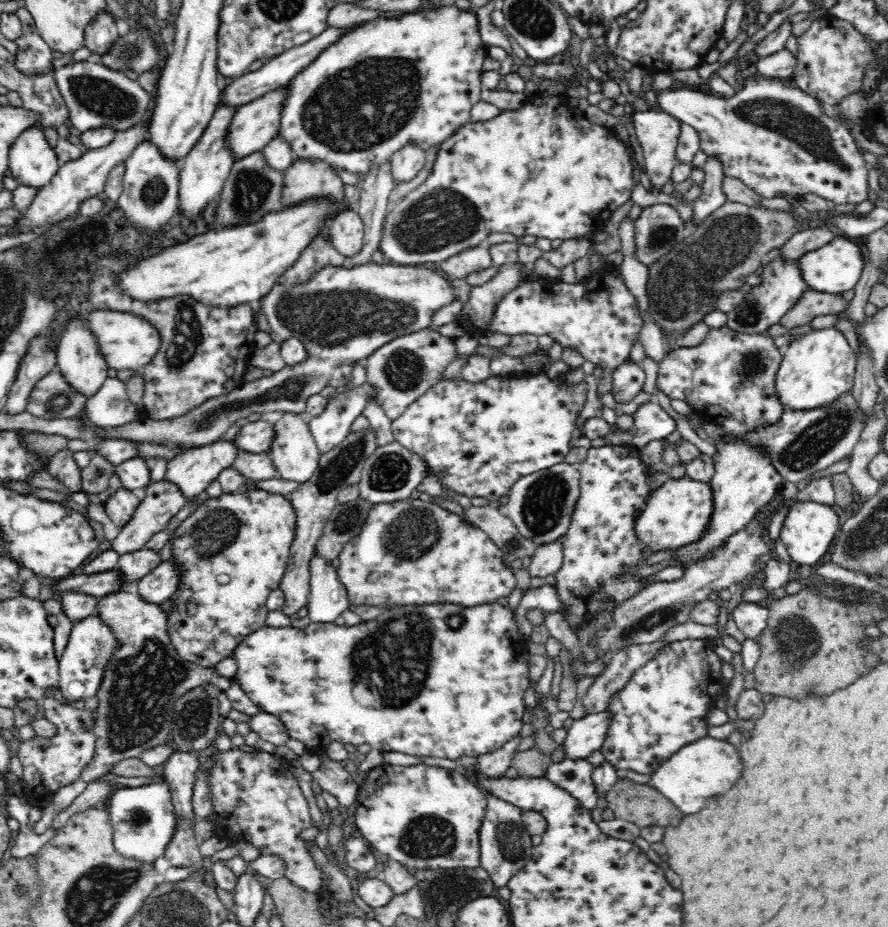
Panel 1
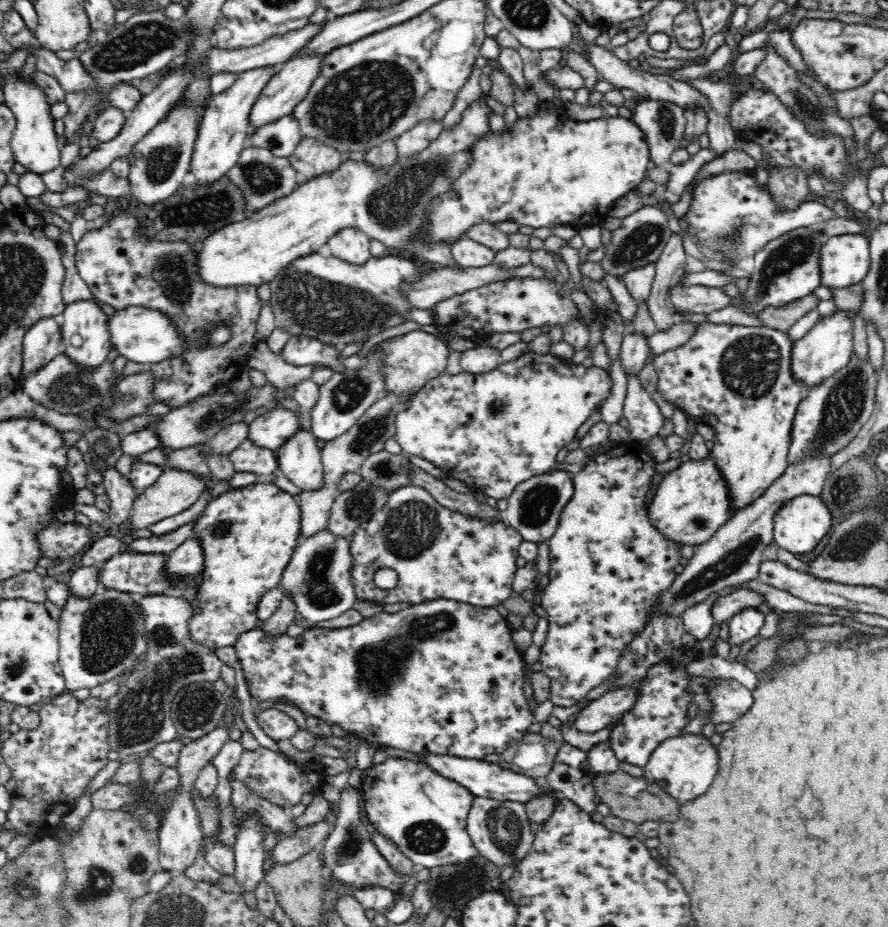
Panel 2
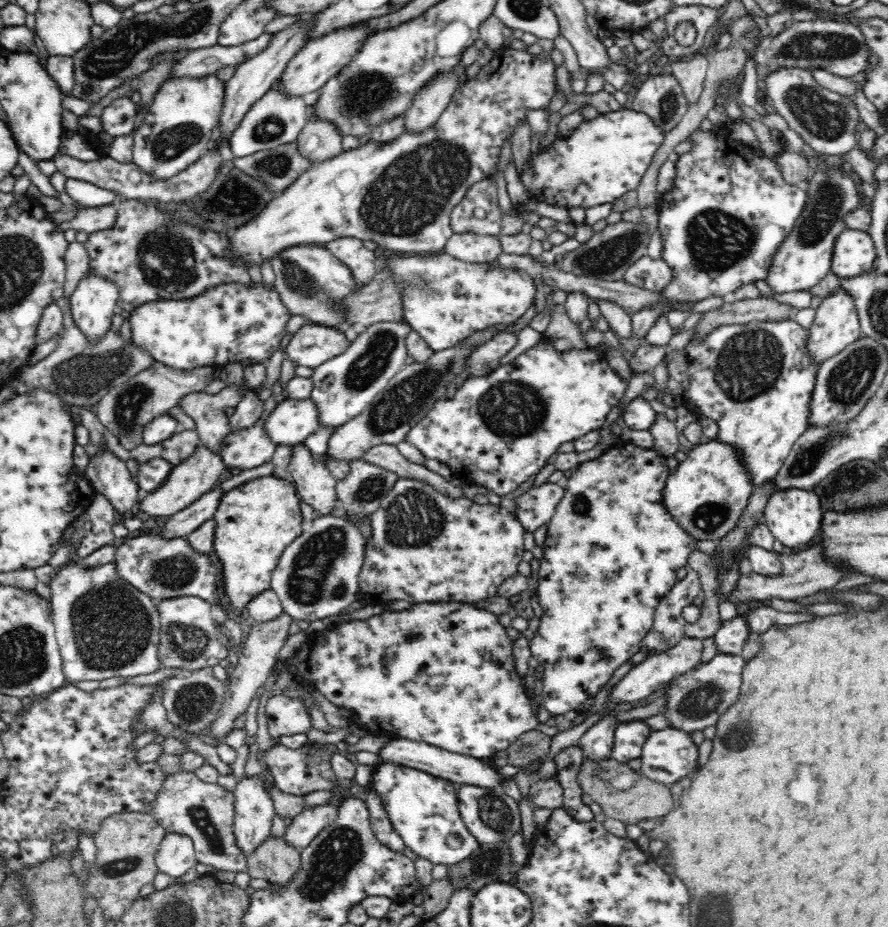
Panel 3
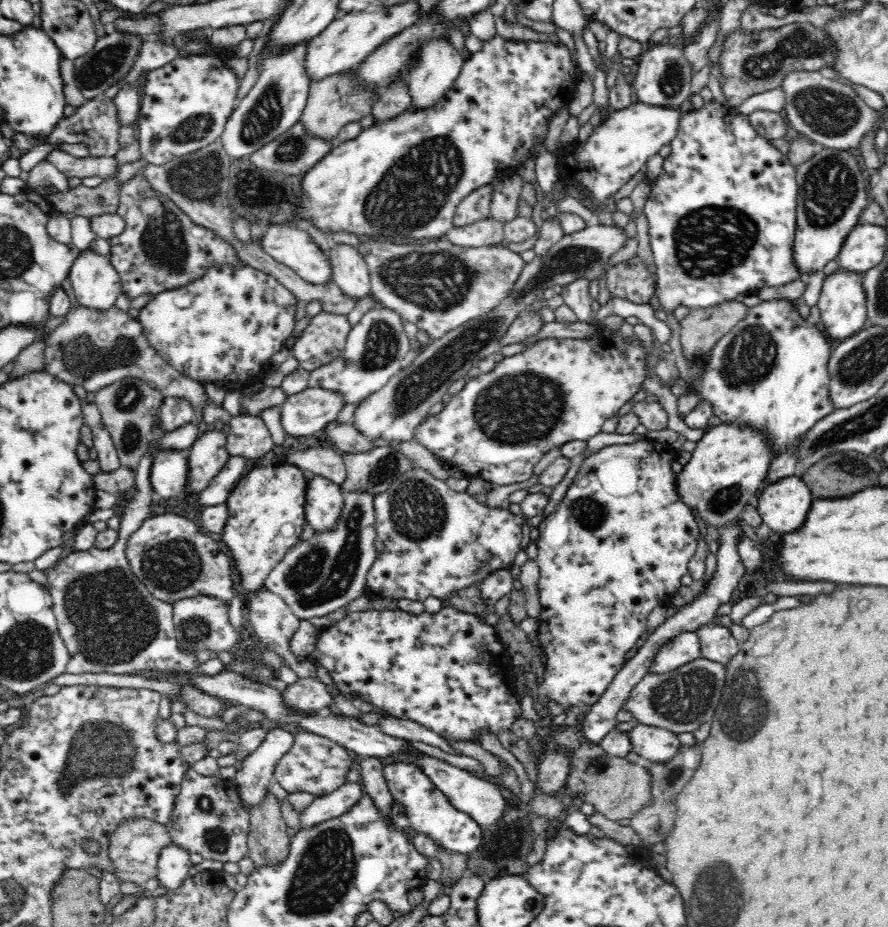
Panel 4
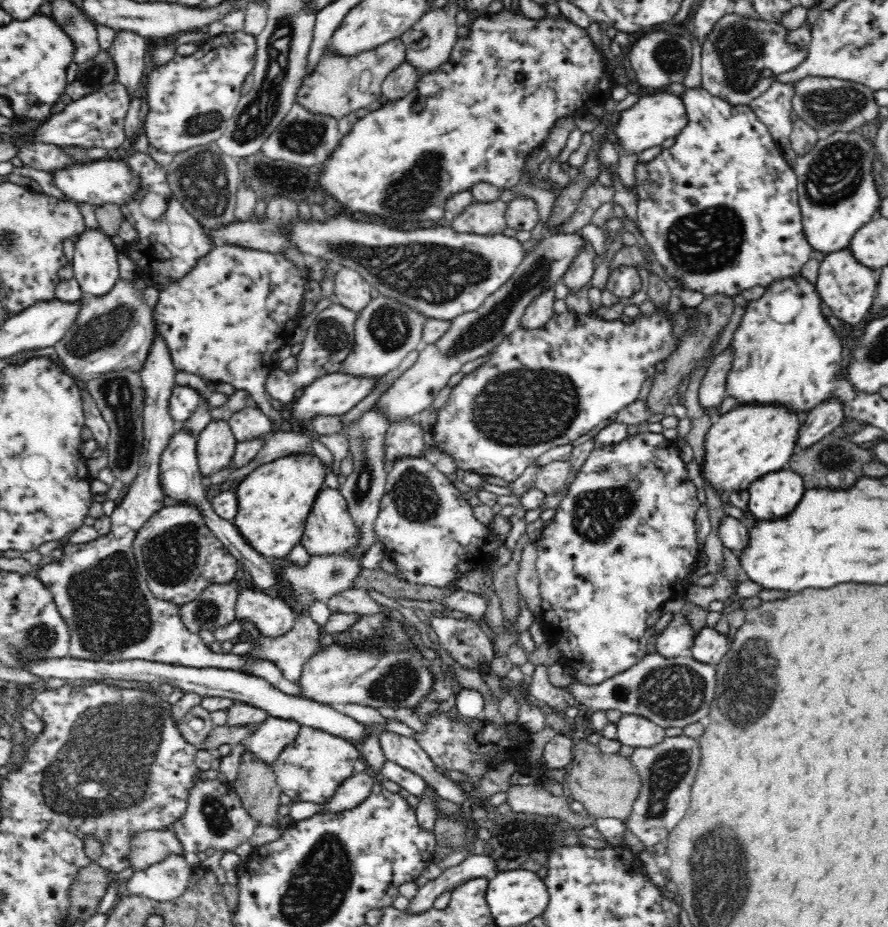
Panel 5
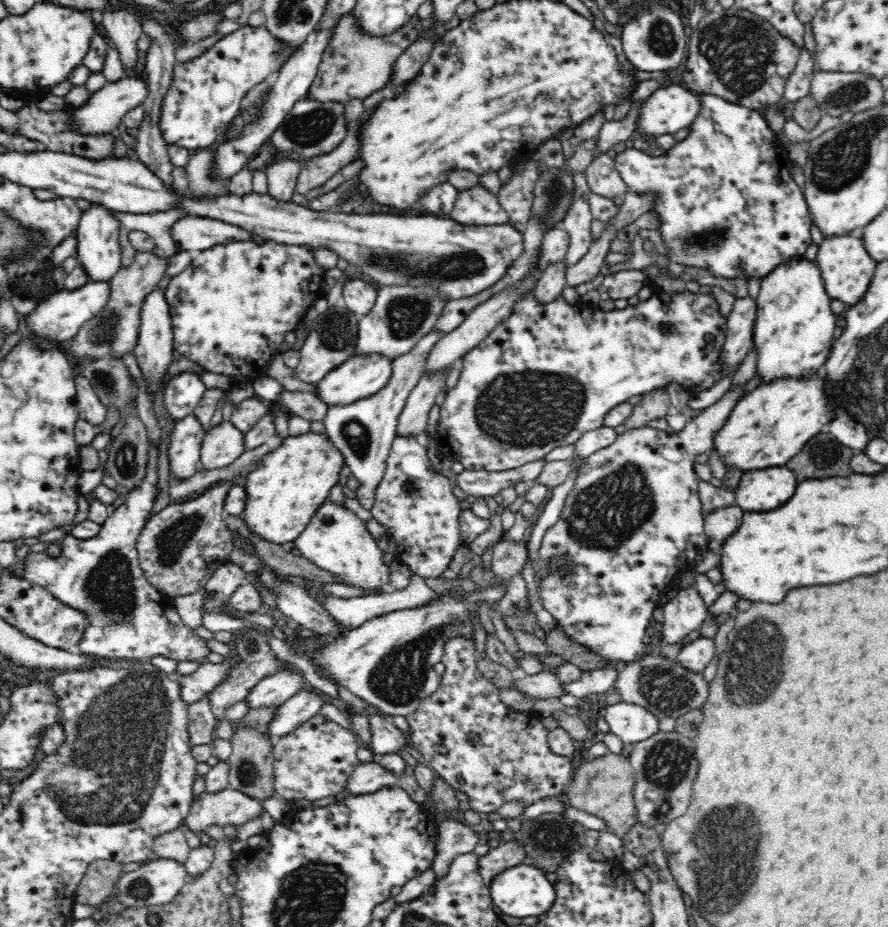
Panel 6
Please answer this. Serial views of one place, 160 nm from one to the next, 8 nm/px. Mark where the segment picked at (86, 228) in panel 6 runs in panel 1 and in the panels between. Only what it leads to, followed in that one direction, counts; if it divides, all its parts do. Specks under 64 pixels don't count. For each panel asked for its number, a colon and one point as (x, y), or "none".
1: (79, 360)
2: (84, 332)
3: (92, 305)
4: (96, 284)
5: (95, 262)

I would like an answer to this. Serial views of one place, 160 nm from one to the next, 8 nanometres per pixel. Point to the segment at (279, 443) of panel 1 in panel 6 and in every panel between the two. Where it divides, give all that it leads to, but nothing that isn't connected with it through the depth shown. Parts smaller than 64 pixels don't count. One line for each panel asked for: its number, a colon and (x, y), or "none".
2: (299, 459)
3: (314, 483)
4: (324, 502)
5: (329, 529)
6: (336, 539)

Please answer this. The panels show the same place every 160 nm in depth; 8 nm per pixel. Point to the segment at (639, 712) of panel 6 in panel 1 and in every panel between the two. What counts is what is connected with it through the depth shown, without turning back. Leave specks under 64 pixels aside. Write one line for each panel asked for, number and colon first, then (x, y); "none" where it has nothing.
1: (703, 770)
2: (684, 766)
3: (669, 756)
4: (654, 745)
5: (634, 731)

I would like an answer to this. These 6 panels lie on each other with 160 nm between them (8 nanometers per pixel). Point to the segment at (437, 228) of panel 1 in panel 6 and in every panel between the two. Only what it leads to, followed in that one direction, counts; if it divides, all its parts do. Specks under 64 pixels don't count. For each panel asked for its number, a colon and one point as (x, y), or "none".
2: (546, 170)
3: (603, 158)
4: (621, 144)
5: (654, 117)
6: (670, 107)

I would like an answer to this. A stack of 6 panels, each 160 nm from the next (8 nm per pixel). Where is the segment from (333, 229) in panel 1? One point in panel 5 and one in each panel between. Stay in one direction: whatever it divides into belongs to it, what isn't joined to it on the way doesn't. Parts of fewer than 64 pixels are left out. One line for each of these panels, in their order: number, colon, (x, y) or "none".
2: (351, 245)
3: (351, 251)
4: (351, 274)
5: (352, 290)

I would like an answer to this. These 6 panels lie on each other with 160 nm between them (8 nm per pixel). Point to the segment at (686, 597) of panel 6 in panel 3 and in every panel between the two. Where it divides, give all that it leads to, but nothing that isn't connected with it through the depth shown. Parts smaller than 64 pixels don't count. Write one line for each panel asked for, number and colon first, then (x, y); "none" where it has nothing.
3: (643, 679)
4: (683, 648)
5: (676, 639)

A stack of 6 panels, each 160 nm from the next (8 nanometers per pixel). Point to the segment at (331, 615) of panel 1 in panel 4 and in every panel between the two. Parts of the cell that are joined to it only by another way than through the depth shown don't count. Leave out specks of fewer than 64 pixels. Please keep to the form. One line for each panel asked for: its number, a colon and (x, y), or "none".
2: (318, 577)
3: (317, 576)
4: (318, 575)

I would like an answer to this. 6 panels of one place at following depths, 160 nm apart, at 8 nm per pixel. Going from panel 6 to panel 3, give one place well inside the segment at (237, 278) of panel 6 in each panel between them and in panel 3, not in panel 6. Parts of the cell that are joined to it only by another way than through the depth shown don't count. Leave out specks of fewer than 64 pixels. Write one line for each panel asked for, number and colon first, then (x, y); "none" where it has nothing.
3: (233, 323)
4: (226, 326)
5: (223, 321)

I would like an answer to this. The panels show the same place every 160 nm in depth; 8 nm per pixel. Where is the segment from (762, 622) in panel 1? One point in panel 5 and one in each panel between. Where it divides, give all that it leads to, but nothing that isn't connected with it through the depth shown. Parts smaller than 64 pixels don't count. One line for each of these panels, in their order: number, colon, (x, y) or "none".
2: (745, 625)
3: (730, 638)
4: (717, 643)
5: (710, 646)

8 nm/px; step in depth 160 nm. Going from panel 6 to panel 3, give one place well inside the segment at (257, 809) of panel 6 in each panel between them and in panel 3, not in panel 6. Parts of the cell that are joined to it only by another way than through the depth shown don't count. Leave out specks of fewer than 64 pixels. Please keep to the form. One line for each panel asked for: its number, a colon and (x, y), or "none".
3: (185, 804)
4: (205, 821)
5: (215, 817)

